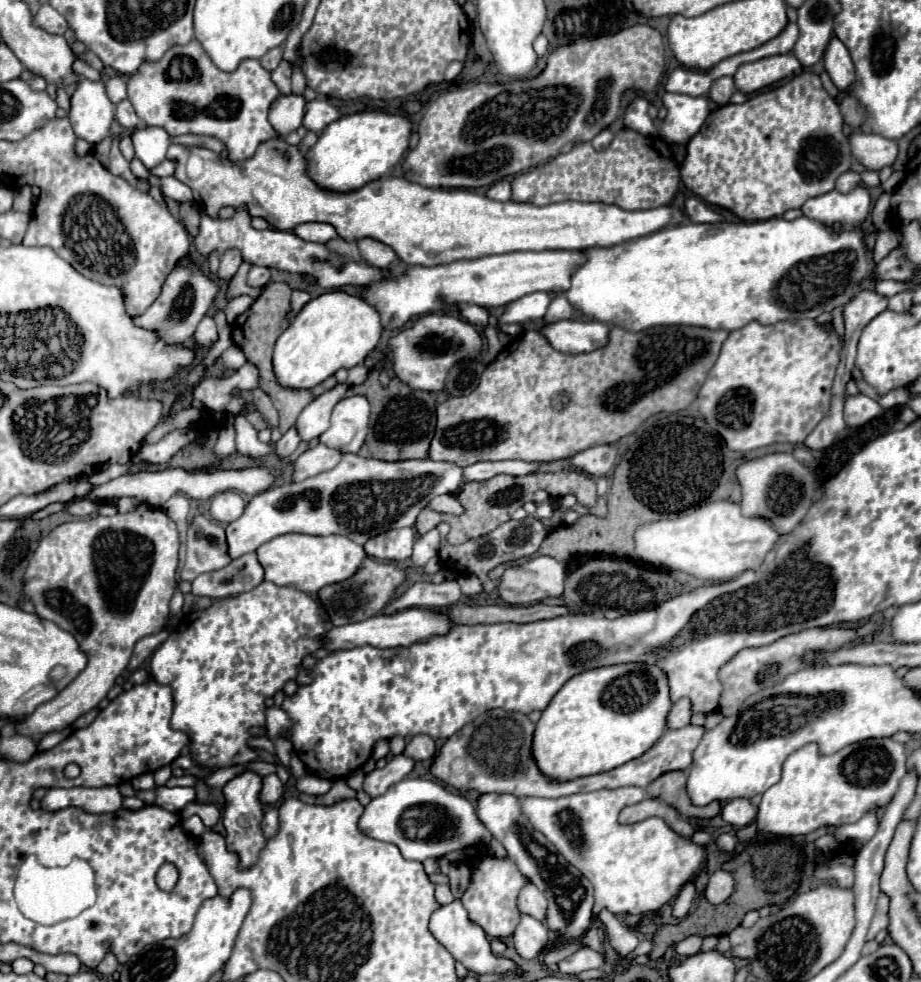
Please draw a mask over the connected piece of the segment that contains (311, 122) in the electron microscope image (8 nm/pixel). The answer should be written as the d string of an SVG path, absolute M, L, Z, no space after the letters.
M317 98L305 104L305 118L303 118L303 126L307 130L313 132L321 132L327 124L331 124L333 120L337 120L341 114L339 110L325 98Z

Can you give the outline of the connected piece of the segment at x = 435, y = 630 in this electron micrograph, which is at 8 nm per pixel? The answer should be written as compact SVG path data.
M407 608L395 614L377 614L371 618L365 618L361 622L351 622L343 626L333 626L327 630L319 640L323 640L323 648L327 650L347 650L355 646L375 646L375 648L397 648L397 646L409 646L413 642L427 640L433 634L445 634L453 624L445 624L441 616L437 616L437 610L429 608Z

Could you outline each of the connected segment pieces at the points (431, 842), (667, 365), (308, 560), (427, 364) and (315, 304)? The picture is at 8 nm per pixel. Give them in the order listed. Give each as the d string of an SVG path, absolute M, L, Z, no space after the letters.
M405 778L389 788L383 796L373 798L369 806L365 806L359 828L375 840L397 844L401 854L409 860L423 862L427 858L433 858L441 868L447 868L451 864L447 860L447 854L463 850L467 846L491 842L489 830L479 820L477 810L465 796L455 794L443 784L425 778Z
M657 326L637 334L625 332L623 328L611 328L609 348L569 356L553 350L543 334L527 330L507 344L507 350L485 368L475 392L461 398L449 398L437 406L443 416L437 424L429 458L453 462L457 466L469 466L481 460L553 462L599 444L617 442L619 438L633 434L651 414L685 410L697 398L727 336L729 332L725 330L695 326Z
M283 534L263 544L259 550L259 562L265 568L265 580L277 586L295 586L301 592L317 594L323 586L349 580L365 558L365 550L353 544L345 536L307 536L307 534Z
M425 314L405 326L387 342L393 354L393 372L399 380L415 390L439 392L445 386L447 372L459 362L461 356L479 356L483 348L481 332L467 320L451 314Z
M329 292L311 300L279 336L273 350L273 372L283 388L311 390L341 368L353 368L377 346L381 338L381 318L377 310L359 296Z

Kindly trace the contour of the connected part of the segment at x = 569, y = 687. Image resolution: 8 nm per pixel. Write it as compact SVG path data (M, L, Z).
M629 662L585 670L567 680L567 684L553 696L551 704L541 712L533 736L533 756L537 756L541 772L545 772L545 776L557 776L557 780L573 780L577 776L613 770L645 754L663 736L671 706L667 674L659 666Z

